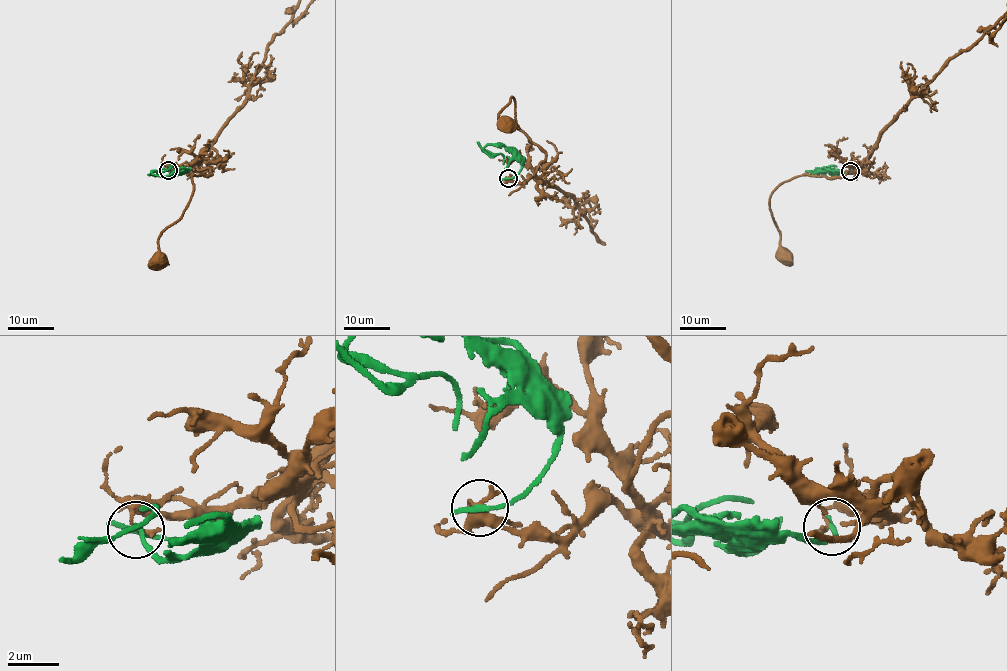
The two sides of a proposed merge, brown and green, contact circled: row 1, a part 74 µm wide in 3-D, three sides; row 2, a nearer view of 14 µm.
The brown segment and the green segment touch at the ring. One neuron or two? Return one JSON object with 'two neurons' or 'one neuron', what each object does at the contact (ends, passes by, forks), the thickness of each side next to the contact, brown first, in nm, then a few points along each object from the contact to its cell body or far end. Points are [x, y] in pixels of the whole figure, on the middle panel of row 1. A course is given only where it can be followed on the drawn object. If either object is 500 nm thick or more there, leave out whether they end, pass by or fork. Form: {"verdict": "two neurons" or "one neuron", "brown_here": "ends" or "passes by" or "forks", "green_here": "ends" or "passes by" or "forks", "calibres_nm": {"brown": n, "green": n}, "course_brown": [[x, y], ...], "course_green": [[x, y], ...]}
{"verdict": "two neurons", "brown_here": "ends", "green_here": "ends", "calibres_nm": {"brown": 190, "green": 260}, "course_brown": [[507, 177], [525, 183], [538, 178], [537, 167], [546, 155], [517, 124], [512, 97], [498, 117], [506, 122]], "course_green": [[507, 178], [520, 170], [522, 163], [504, 146], [488, 144], [483, 149], [501, 154], [503, 164]]}

